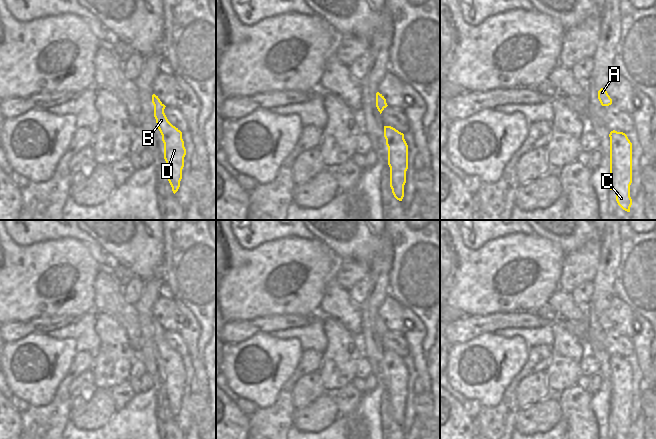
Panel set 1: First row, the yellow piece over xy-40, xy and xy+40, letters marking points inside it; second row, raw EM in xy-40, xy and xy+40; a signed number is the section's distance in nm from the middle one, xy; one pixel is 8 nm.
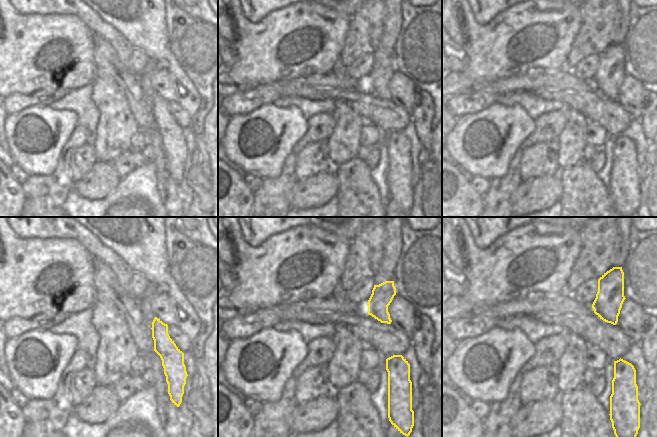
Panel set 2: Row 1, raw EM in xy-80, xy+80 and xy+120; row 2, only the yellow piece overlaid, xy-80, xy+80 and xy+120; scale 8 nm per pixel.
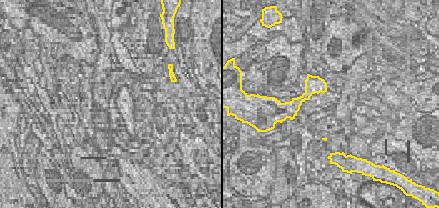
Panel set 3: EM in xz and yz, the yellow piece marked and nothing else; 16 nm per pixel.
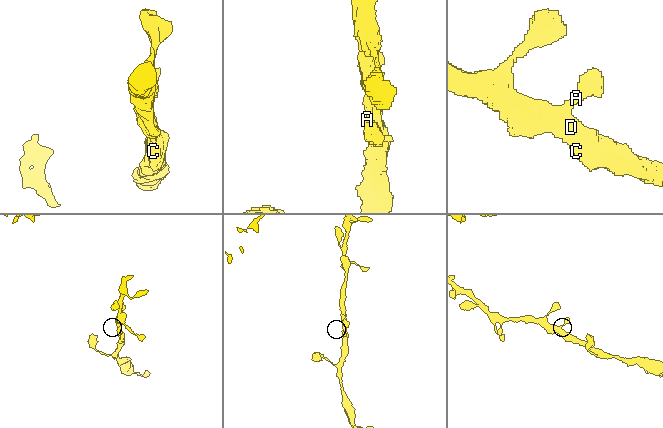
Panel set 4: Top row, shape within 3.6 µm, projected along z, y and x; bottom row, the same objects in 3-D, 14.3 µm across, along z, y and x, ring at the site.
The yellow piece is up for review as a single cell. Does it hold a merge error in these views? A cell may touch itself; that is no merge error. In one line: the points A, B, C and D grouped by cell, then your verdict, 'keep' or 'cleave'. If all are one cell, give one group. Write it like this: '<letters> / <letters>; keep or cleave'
A B C D; keep

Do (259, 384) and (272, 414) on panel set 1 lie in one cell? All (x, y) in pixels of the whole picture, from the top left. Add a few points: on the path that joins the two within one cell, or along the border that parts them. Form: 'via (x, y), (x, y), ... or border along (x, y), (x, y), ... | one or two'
border along (282, 386), (277, 398), (270, 405), (258, 408) | two

